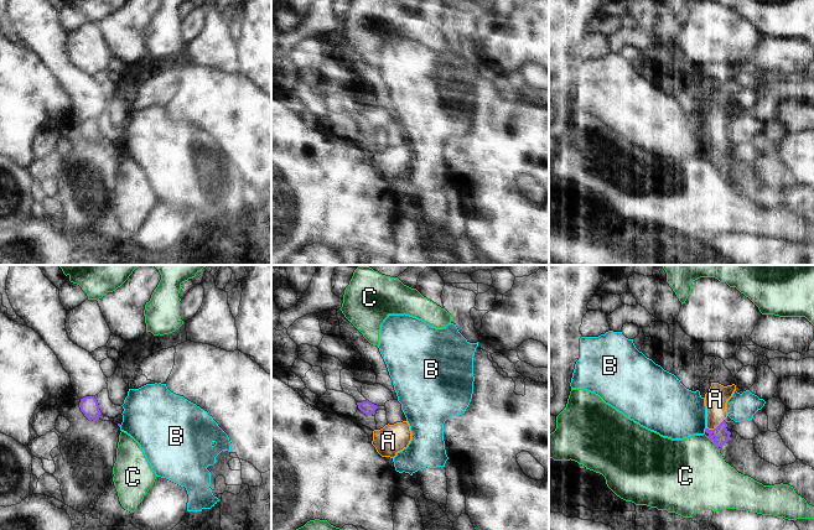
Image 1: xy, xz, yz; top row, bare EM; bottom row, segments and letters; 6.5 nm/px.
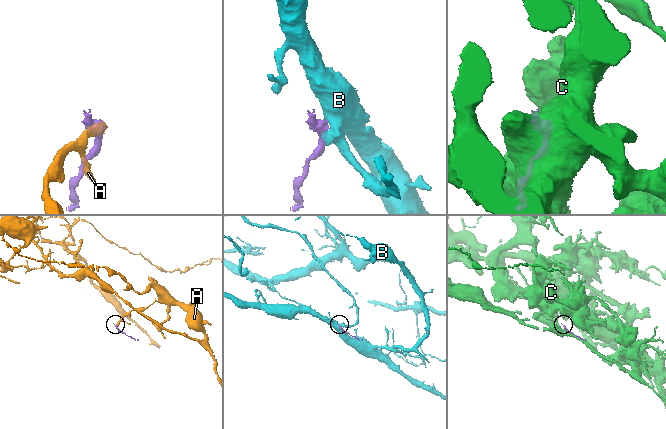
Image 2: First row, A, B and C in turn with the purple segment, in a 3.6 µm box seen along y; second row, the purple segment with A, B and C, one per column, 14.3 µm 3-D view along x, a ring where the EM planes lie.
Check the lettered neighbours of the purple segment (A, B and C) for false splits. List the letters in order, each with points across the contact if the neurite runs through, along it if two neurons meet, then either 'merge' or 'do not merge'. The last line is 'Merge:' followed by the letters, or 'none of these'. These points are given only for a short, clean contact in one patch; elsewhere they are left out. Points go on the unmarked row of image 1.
A: across yz (721, 157), (714, 151), (715, 121) | merge
B: along yz (705, 150), (704, 154) | do not merge
C: do not merge
Merge: A

